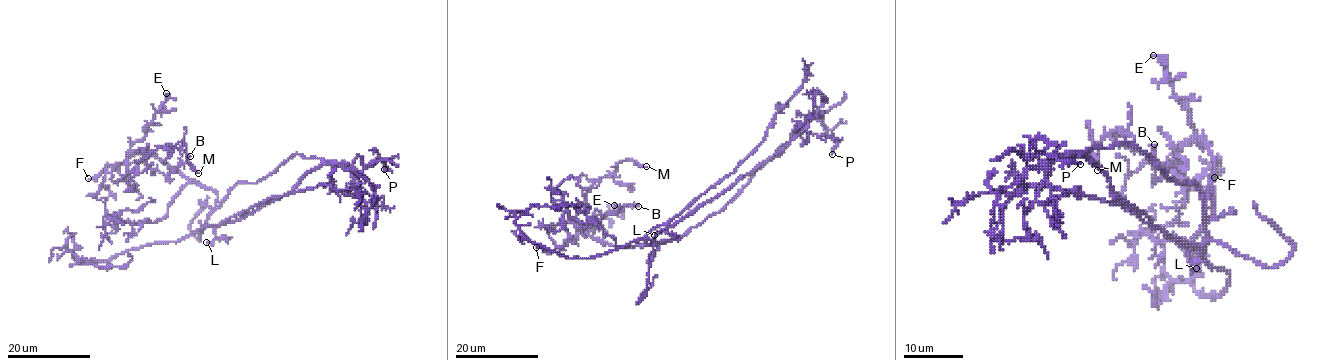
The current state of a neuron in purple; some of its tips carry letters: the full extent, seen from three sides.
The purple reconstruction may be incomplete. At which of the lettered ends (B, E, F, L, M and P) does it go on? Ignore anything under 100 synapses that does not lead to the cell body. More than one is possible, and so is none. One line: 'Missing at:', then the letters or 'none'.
Missing at: none

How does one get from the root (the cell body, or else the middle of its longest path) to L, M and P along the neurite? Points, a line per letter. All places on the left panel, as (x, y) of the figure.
L: (220, 202), (206, 222), (215, 229), (215, 238), (206, 242)
M: (220, 202), (148, 153), (126, 161), (129, 172), (151, 151), (170, 157), (182, 142), (198, 173)
P: (220, 202), (239, 183), (256, 183), (295, 154), (344, 162), (354, 170), (381, 161), (388, 168), (384, 169)

